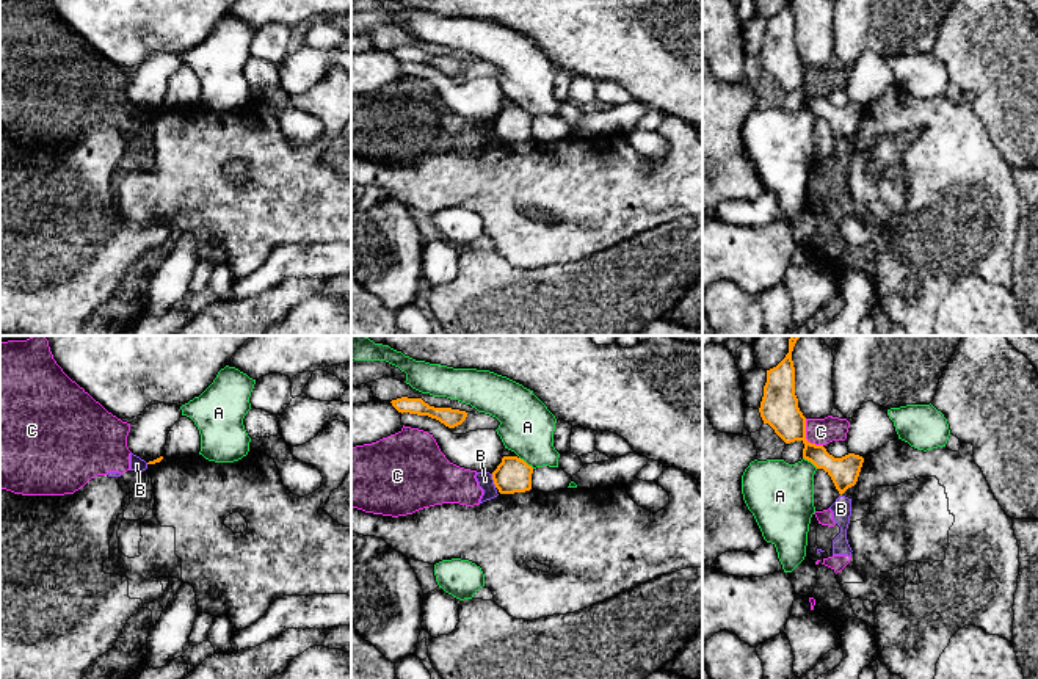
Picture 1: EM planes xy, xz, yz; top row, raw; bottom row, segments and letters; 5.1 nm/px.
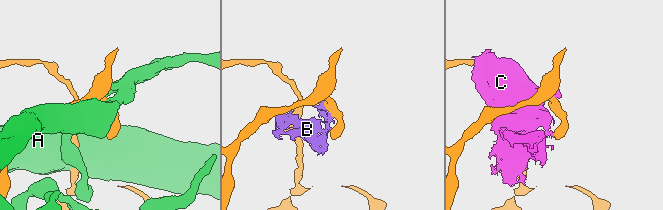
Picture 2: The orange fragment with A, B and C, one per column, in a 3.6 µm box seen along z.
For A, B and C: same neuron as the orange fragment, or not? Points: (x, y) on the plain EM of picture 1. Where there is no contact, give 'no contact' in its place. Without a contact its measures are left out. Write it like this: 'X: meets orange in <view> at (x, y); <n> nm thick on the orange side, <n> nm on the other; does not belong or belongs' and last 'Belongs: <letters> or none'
A: meets orange in xz at (526, 112); 180 nm thick on the orange side, 280 nm on the other; does not belong
B: meets orange in xz at (493, 127); 180 nm thick on the orange side, 80 nm on the other; does not belong
C: meets orange in yz at (805, 85); 190 nm thick on the orange side, 140 nm on the other; does not belong
Belongs: none

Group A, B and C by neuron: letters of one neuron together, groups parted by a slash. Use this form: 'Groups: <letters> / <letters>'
Groups: A / B C

